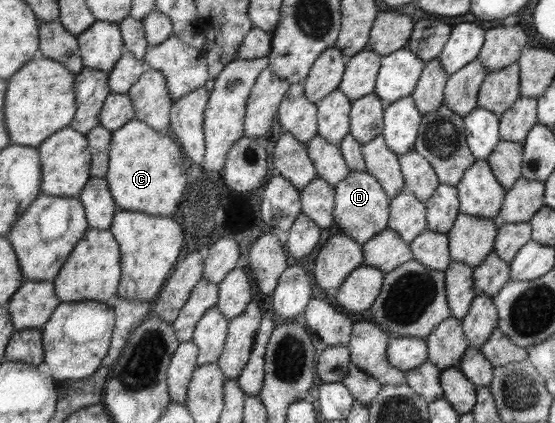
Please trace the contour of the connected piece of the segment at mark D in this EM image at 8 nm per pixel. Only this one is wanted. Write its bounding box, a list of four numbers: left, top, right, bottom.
[335,171,390,246]

